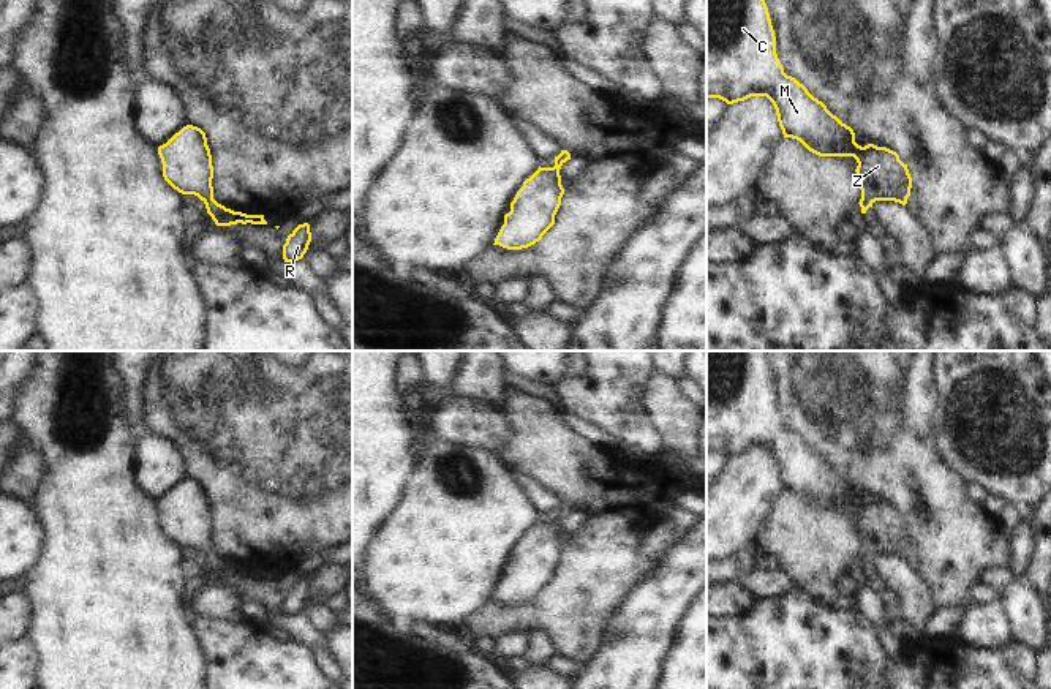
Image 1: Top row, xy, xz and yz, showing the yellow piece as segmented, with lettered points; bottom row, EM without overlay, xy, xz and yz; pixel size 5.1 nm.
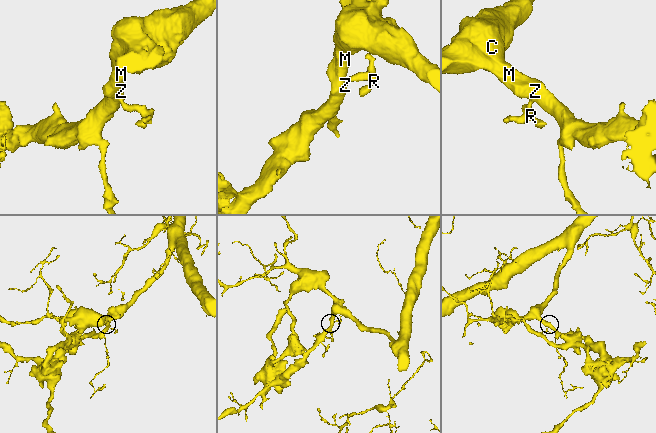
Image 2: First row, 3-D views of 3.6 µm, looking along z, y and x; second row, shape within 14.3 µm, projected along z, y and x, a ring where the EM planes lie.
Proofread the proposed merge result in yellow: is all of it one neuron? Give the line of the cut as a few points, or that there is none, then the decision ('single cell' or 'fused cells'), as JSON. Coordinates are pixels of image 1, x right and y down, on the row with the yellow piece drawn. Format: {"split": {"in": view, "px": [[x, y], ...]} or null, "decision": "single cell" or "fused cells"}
{"split": null, "decision": "single cell"}

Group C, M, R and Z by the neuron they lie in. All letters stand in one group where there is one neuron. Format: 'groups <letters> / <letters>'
groups C M R Z

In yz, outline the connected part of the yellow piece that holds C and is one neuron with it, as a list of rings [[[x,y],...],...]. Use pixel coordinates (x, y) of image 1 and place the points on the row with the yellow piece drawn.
[[[706,0],[706,98],[719,98],[733,104],[751,96],[767,96],[773,103],[784,137],[800,141],[819,156],[853,156],[857,160],[861,213],[866,213],[876,201],[907,204],[912,177],[899,155],[874,144],[858,145],[850,126],[833,115],[803,84],[784,73],[765,0]]]

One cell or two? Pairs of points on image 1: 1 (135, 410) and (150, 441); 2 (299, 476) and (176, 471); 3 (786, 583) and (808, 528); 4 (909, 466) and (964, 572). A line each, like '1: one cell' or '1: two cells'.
1: two cells
2: two cells
3: two cells
4: one cell

